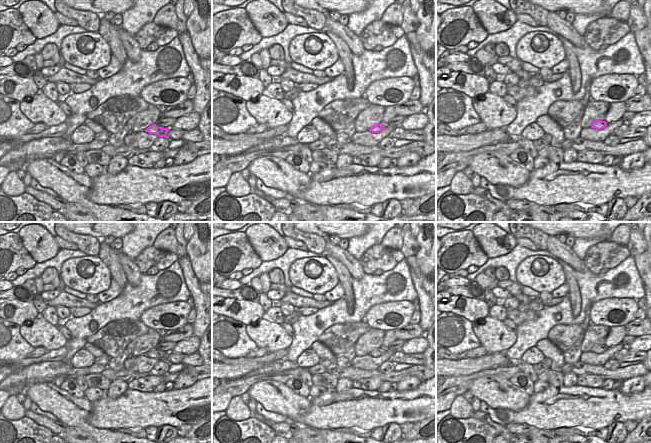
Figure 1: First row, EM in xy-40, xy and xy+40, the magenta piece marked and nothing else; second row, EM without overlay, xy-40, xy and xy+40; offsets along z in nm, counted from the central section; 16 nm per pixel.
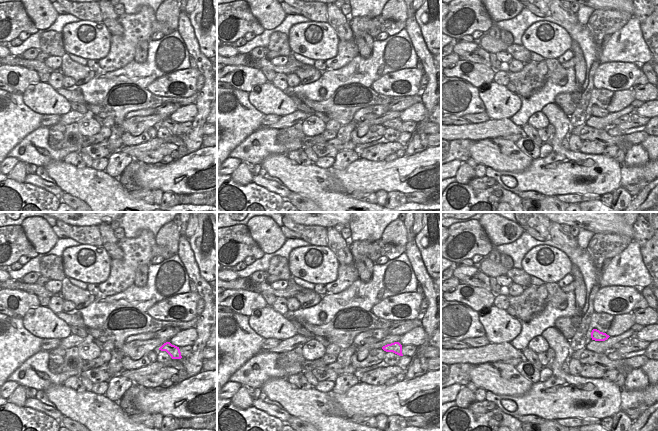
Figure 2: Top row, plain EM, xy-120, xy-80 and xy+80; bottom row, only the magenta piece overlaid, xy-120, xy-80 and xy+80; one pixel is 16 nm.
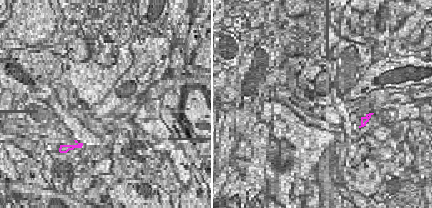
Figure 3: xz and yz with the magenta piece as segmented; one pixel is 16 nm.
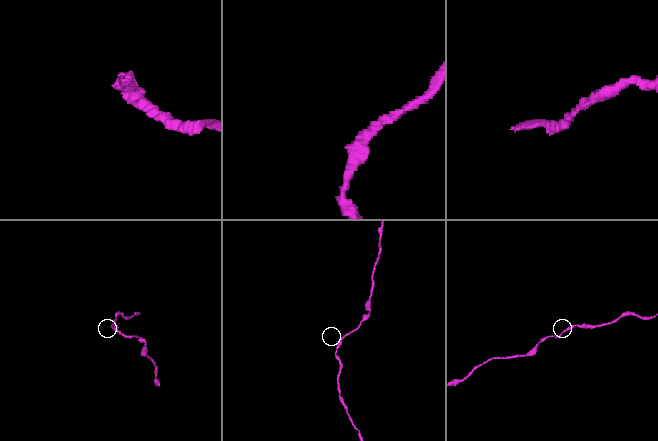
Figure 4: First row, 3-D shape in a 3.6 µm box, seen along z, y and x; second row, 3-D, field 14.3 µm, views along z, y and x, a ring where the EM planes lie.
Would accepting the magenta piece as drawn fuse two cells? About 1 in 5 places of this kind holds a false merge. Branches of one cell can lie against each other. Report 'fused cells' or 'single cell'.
single cell

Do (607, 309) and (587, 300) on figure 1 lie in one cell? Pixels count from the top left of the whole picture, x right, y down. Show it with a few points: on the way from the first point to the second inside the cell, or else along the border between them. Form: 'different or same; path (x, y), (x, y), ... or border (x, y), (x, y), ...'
different; border (616, 297), (606, 297), (597, 300), (590, 309)

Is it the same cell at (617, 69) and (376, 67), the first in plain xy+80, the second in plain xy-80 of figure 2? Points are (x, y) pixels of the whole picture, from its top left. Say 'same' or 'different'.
different

